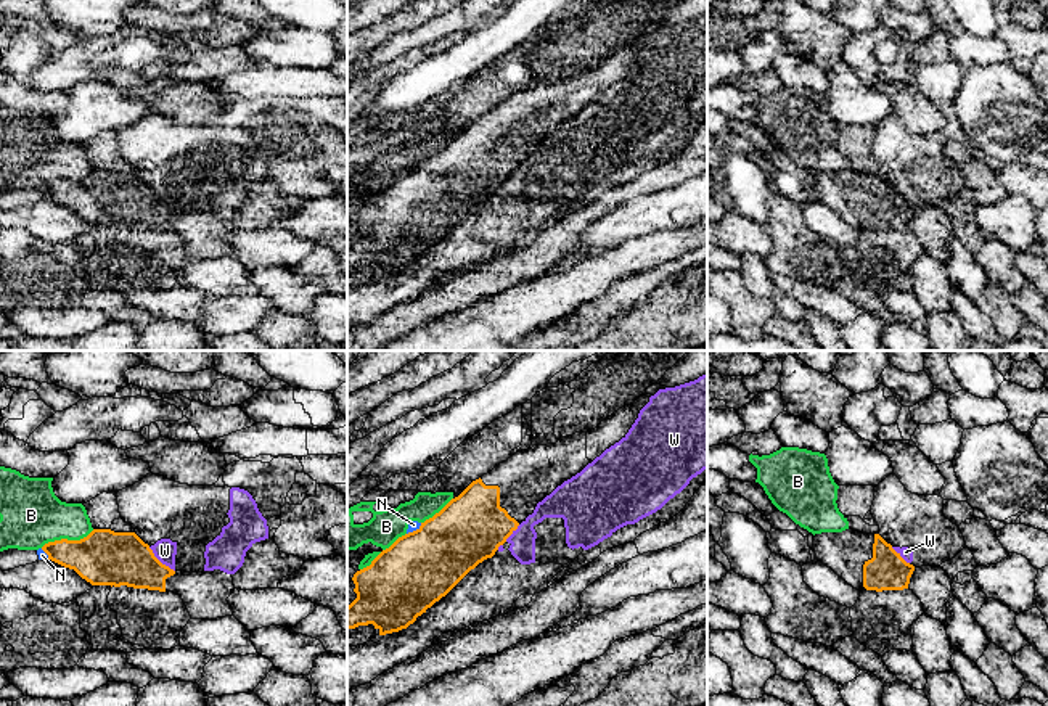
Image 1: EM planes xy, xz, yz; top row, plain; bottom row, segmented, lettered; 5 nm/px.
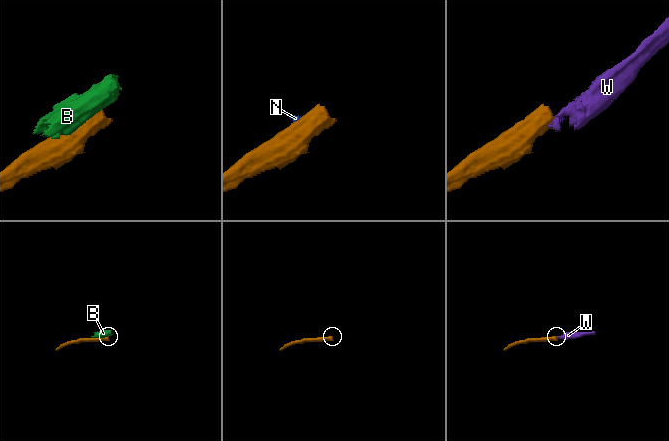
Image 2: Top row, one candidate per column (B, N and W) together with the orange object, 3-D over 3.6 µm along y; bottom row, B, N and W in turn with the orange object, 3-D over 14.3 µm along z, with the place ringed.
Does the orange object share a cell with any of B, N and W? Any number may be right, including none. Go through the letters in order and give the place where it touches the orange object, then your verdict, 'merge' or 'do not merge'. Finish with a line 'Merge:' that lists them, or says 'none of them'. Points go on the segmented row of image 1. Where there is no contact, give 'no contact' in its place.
B: contact xy (66, 539); do not merge
N: contact xz (413, 531); do not merge
W: contact xy (159, 562); do not merge
Merge: none of them

